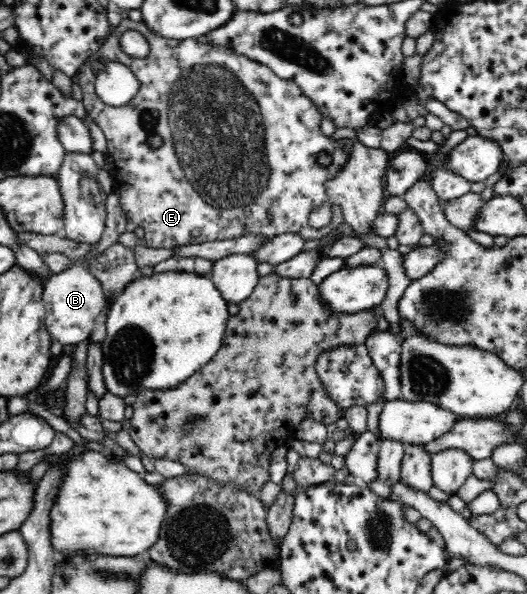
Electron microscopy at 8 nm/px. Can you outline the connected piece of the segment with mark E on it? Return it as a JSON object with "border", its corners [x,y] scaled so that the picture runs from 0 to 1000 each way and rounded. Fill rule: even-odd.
{"border":[[[247,30],[231,32],[224,44],[213,47],[201,69],[195,71],[190,82],[176,93],[195,99],[199,104],[228,103],[233,99],[228,81],[224,79],[224,69],[231,56],[243,51],[258,51],[277,62],[281,74],[285,74],[285,93],[273,96],[273,99],[262,99],[260,96],[237,99],[239,113],[254,123],[266,138],[262,155],[241,177],[213,180],[194,172],[178,150],[180,123],[169,99],[152,111],[146,128],[156,150],[157,178],[176,199],[182,212],[194,217],[203,237],[197,268],[201,283],[213,298],[216,322],[226,330],[226,340],[239,362],[243,362],[243,370],[260,380],[271,382],[277,414],[294,416],[296,419],[319,419],[336,414],[391,409],[395,404],[421,406],[433,401],[454,401],[471,394],[505,397],[512,402],[537,392],[565,392],[584,406],[615,399],[615,396],[628,392],[628,389],[639,386],[641,379],[649,379],[655,374],[647,348],[630,343],[630,372],[622,379],[607,386],[596,386],[584,379],[584,364],[588,359],[596,352],[611,348],[611,342],[619,342],[620,325],[617,308],[626,300],[632,300],[639,293],[639,288],[657,274],[670,241],[664,234],[630,236],[611,226],[607,214],[609,202],[613,200],[611,192],[588,170],[588,165],[581,163],[579,157],[573,157],[573,152],[558,136],[528,130],[507,109],[493,108],[490,103],[478,103],[474,98],[444,88],[440,81],[410,77],[402,71],[376,67],[374,64],[343,67],[315,64],[287,51],[273,34],[252,35]],[[425,207],[429,207],[429,237],[395,237],[395,234],[425,234]],[[285,227],[298,227],[306,234],[304,247],[288,249],[285,246],[285,239],[281,239]],[[611,254],[619,254],[630,264],[626,278],[611,279],[603,274],[603,261]]]}

